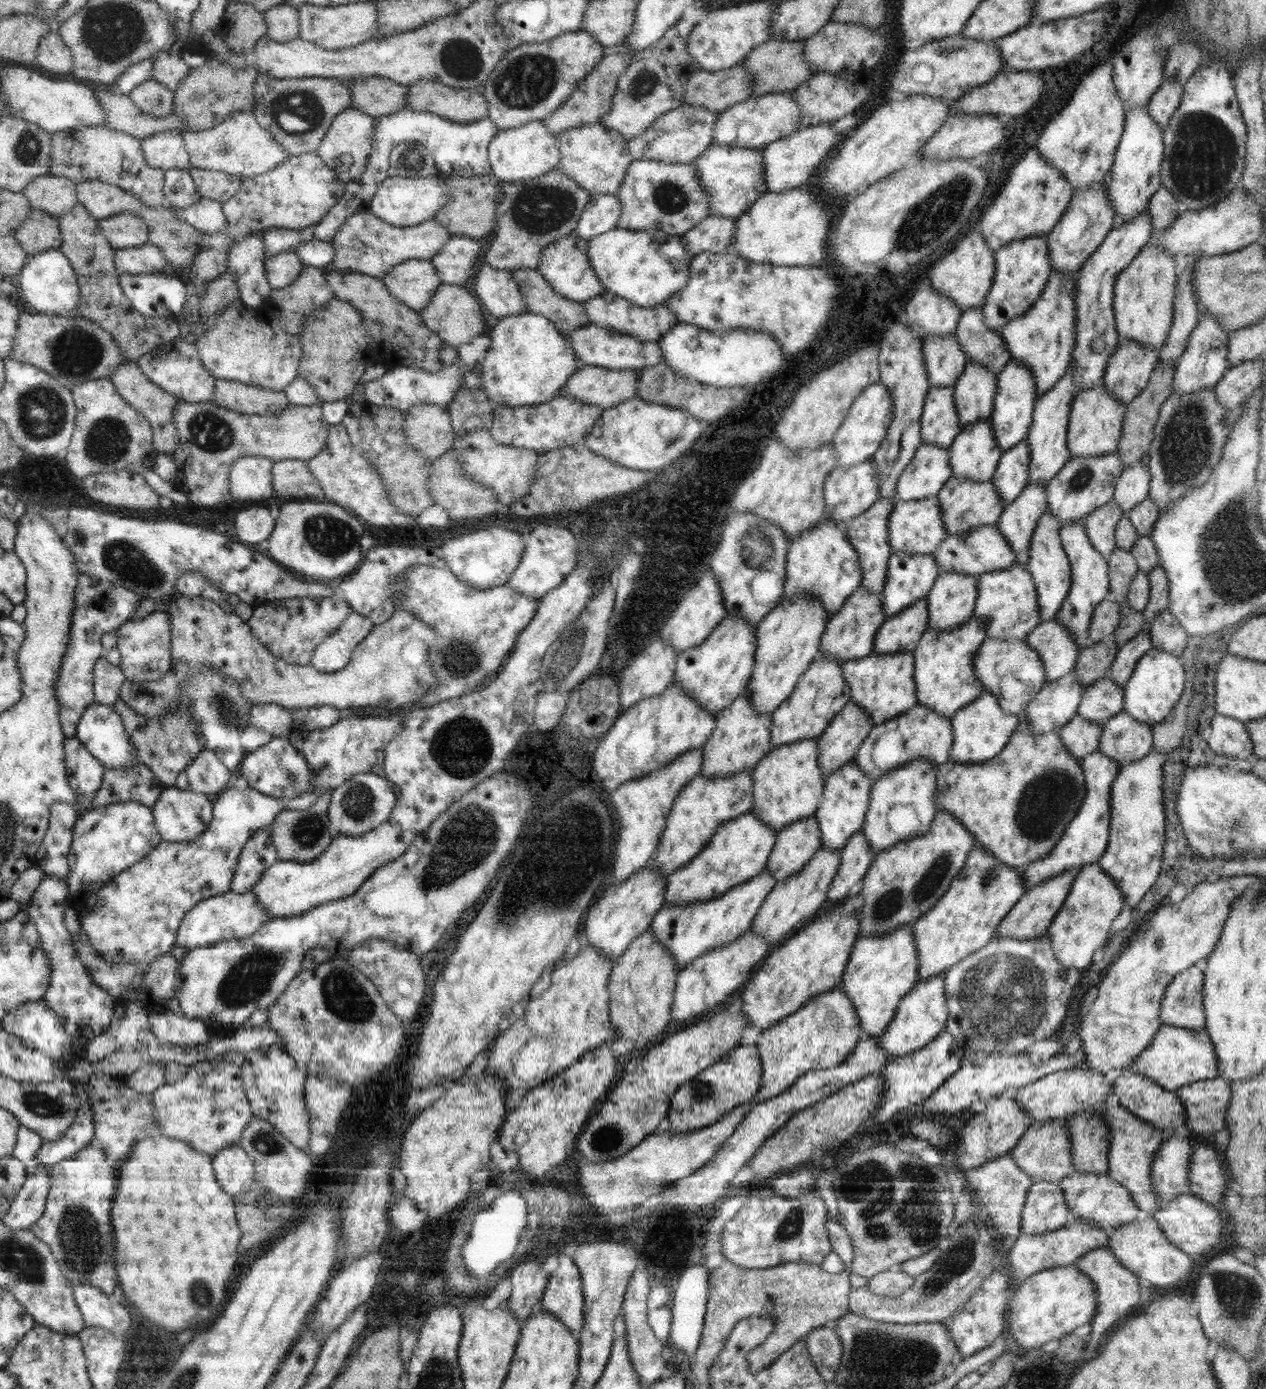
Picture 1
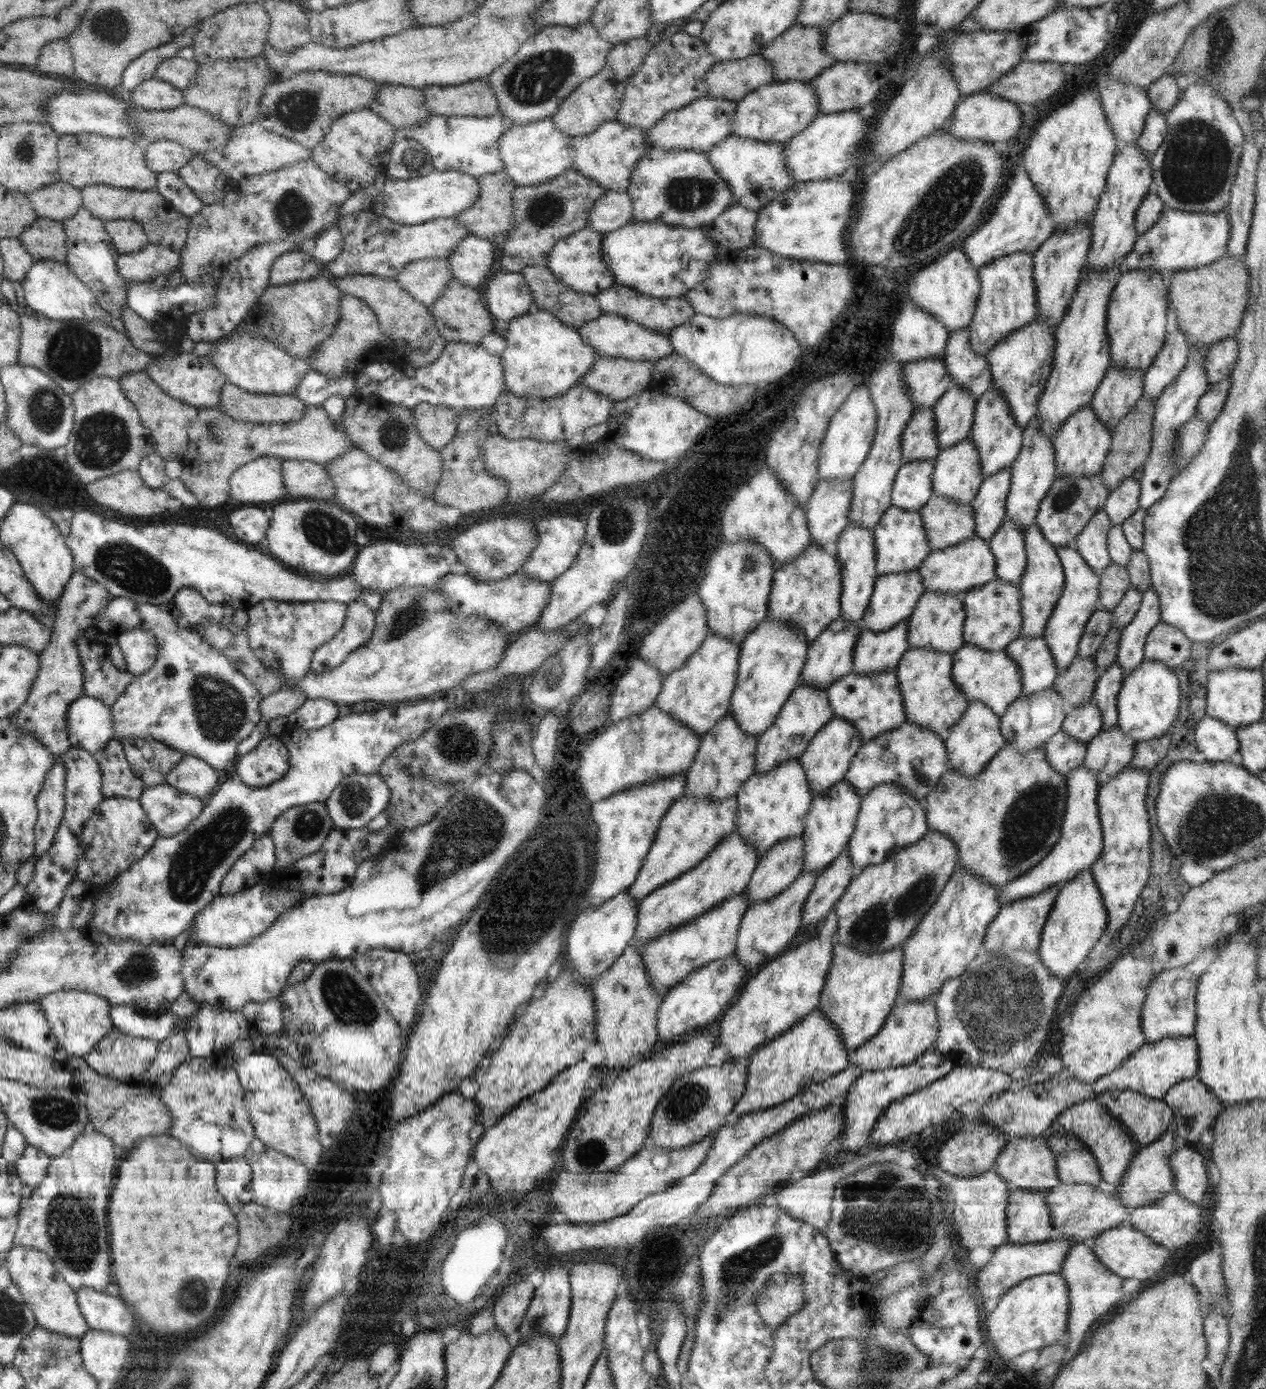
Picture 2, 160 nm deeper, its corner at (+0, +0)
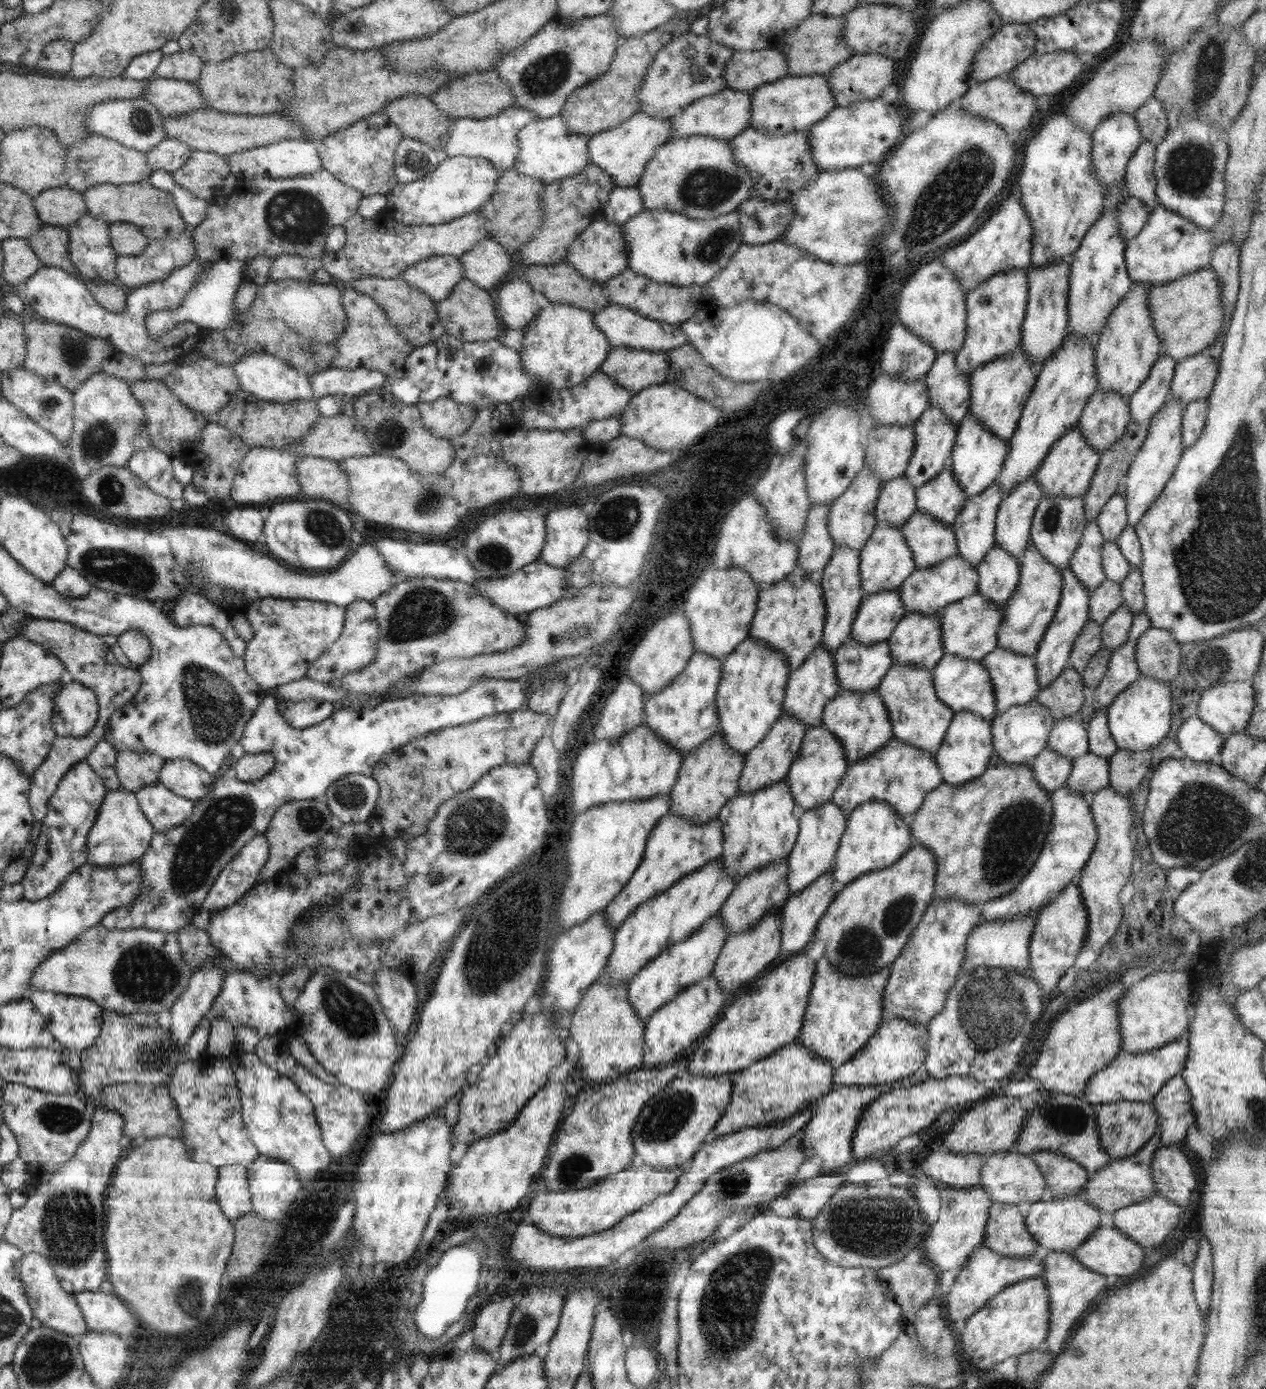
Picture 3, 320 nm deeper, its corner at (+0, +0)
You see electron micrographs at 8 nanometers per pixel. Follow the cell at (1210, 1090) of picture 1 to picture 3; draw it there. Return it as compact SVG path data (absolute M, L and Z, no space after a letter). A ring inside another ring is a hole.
M1181 1075L1170 1078L1156 1094L1152 1105L1158 1115L1156 1131L1162 1146L1178 1145L1184 1141L1187 1128L1196 1122L1192 1098L1184 1078Z

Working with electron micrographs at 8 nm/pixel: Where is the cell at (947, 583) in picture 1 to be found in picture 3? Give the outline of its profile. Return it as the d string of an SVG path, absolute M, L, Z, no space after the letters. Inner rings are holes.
M908 612L887 639L893 664L914 664L932 670L945 655L940 612Z

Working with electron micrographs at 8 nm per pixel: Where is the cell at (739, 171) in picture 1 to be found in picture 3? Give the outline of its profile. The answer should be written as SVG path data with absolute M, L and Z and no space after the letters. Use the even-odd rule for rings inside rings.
M748 127L729 142L732 156L750 172L756 197L766 200L791 200L802 187L808 186L818 176L819 170L810 156L808 131L768 134Z

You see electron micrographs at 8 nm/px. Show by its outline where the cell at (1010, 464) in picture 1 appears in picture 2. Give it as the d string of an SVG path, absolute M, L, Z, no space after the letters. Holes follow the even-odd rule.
M1011 466L983 478L977 495L971 502L975 512L975 535L992 538L1007 520L1005 504L1011 485Z

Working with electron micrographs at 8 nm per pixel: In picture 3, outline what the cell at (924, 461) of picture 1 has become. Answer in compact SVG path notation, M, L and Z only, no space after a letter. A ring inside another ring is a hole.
M905 475L885 482L875 506L877 523L890 522L890 526L905 523L917 511L915 490Z

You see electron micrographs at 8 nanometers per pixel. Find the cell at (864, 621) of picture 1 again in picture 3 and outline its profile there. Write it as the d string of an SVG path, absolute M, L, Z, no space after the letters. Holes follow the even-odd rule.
M819 643L796 670L789 672L789 679L785 688L786 694L784 694L783 700L783 711L793 714L808 728L821 724L824 707L840 692L839 680L835 673L836 666L834 666L833 652L834 650L827 650L823 643Z

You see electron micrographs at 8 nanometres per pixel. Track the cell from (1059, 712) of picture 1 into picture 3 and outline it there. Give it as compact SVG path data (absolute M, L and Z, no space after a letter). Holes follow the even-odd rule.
M1036 700L1024 705L1013 705L991 721L995 752L1006 764L1027 763L1047 747L1054 723L1051 710Z

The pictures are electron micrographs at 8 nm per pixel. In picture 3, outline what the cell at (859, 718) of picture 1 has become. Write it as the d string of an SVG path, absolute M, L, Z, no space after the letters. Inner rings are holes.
M822 724L808 728L801 740L799 755L784 778L799 811L815 809L830 801L848 767L845 748L835 734Z

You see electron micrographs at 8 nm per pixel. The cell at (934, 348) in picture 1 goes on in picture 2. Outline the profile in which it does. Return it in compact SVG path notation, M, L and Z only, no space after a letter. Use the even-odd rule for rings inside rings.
M922 358L904 365L903 381L909 388L913 406L933 408L936 401L953 385L941 358Z

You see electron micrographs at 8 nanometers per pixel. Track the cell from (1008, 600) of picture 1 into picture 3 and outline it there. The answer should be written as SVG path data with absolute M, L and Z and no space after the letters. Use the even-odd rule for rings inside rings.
M976 592L941 609L940 623L945 654L980 661L983 656L992 652L997 647L998 628L1004 622L1003 606L992 603L982 593Z

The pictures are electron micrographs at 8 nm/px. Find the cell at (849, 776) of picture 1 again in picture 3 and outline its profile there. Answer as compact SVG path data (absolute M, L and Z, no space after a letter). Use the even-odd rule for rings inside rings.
M831 800L807 811L799 811L799 833L791 853L787 857L787 883L789 894L796 895L812 884L819 876L831 870L835 861L840 838L846 830L848 813L836 806Z

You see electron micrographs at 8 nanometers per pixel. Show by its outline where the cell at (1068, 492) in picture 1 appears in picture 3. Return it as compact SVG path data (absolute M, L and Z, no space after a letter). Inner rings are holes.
M1083 495L1078 498L1064 498L1063 496L1047 496L1038 503L1031 522L1031 540L1038 553L1044 559L1062 572L1069 566L1074 551L1080 544L1083 530L1087 525L1084 516Z

